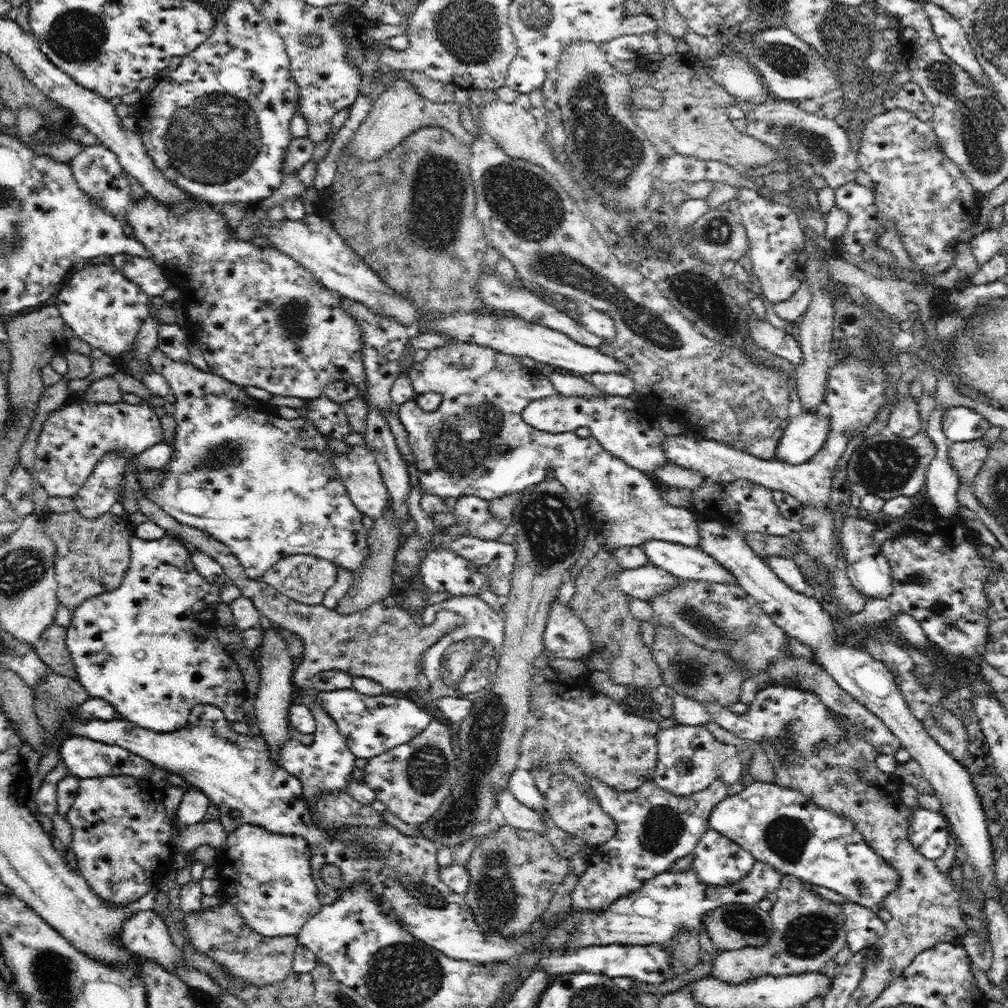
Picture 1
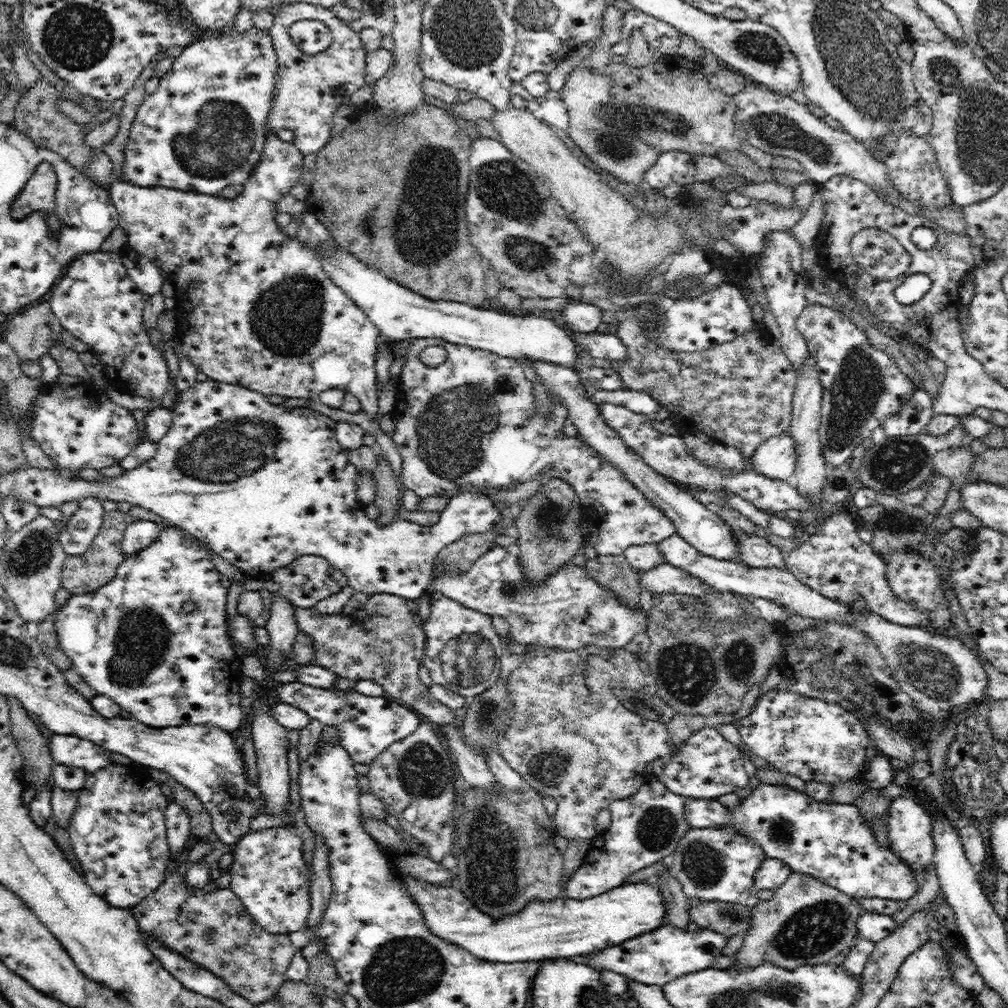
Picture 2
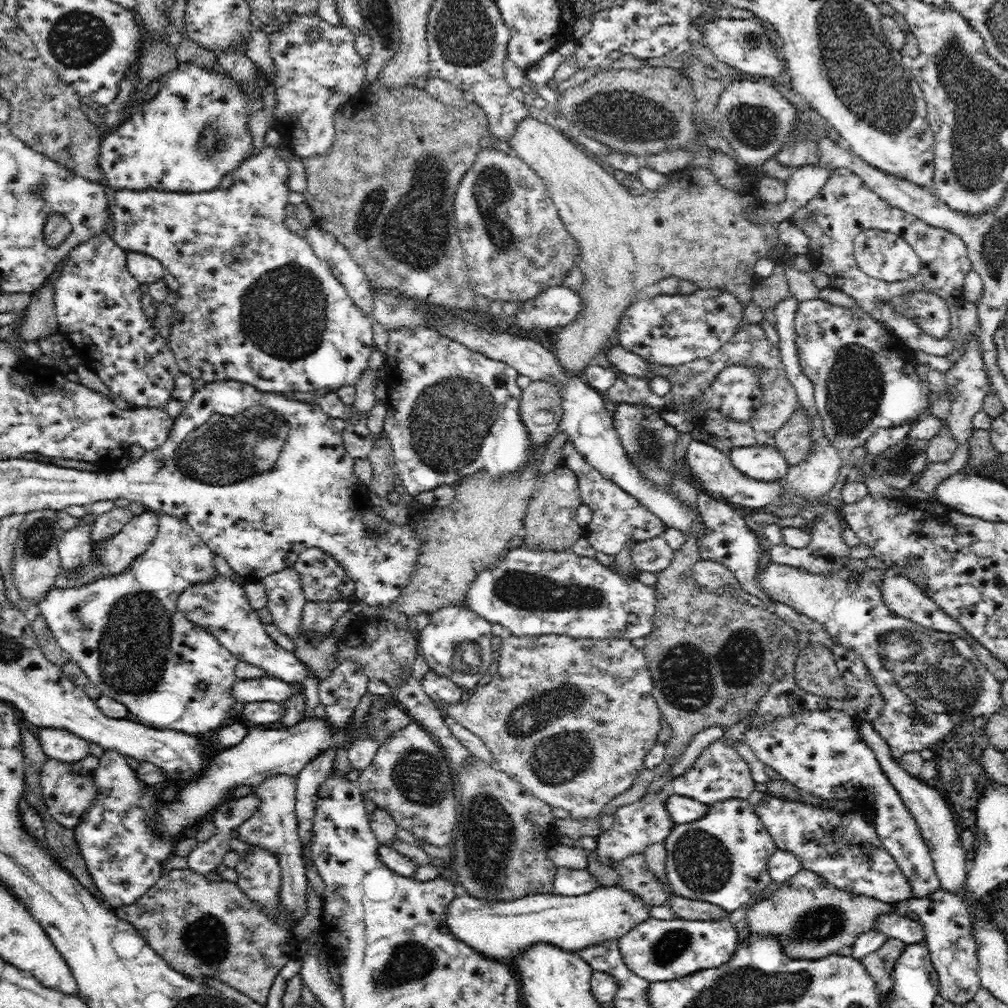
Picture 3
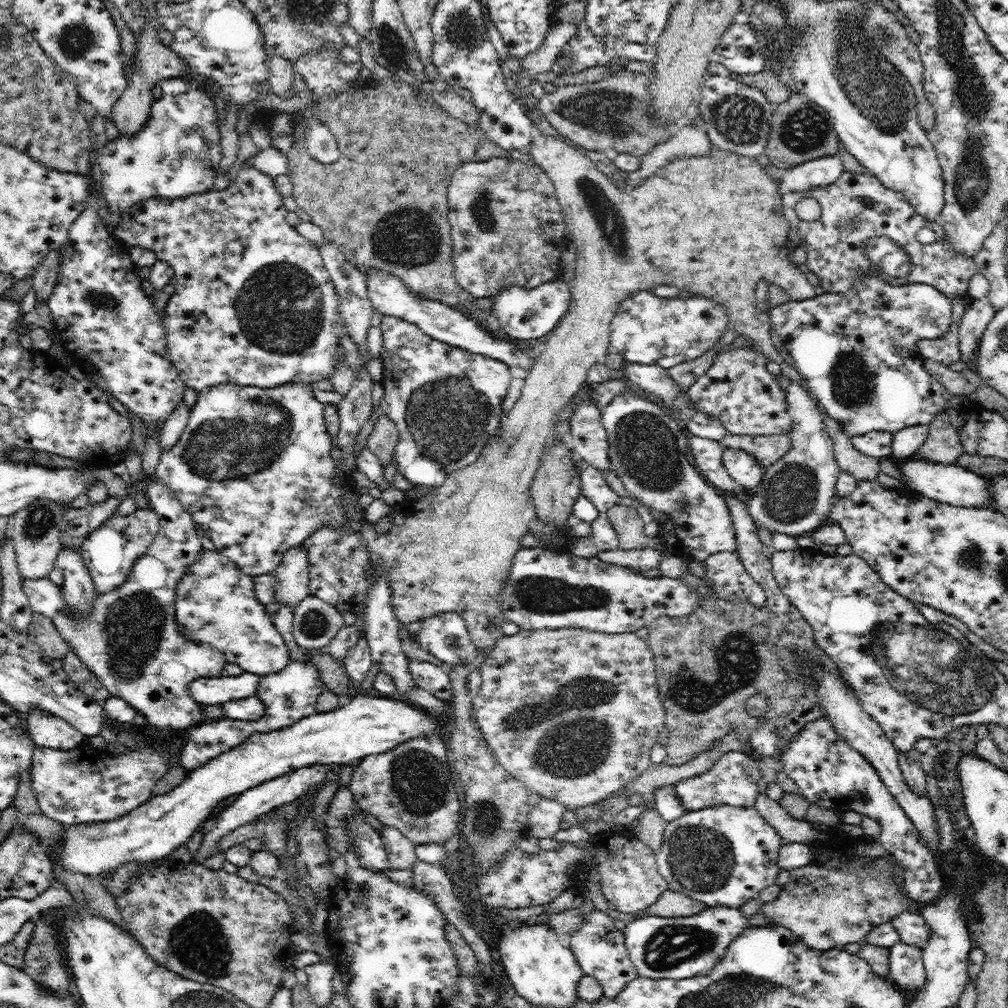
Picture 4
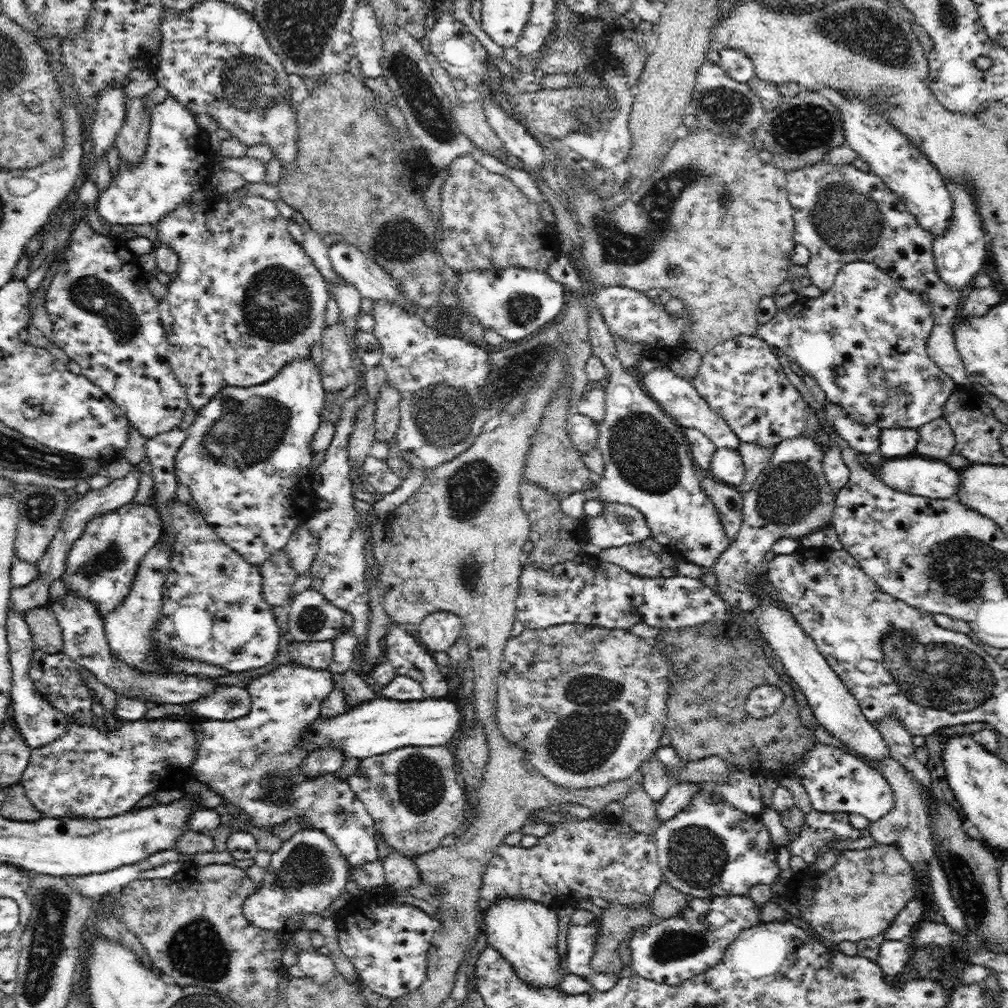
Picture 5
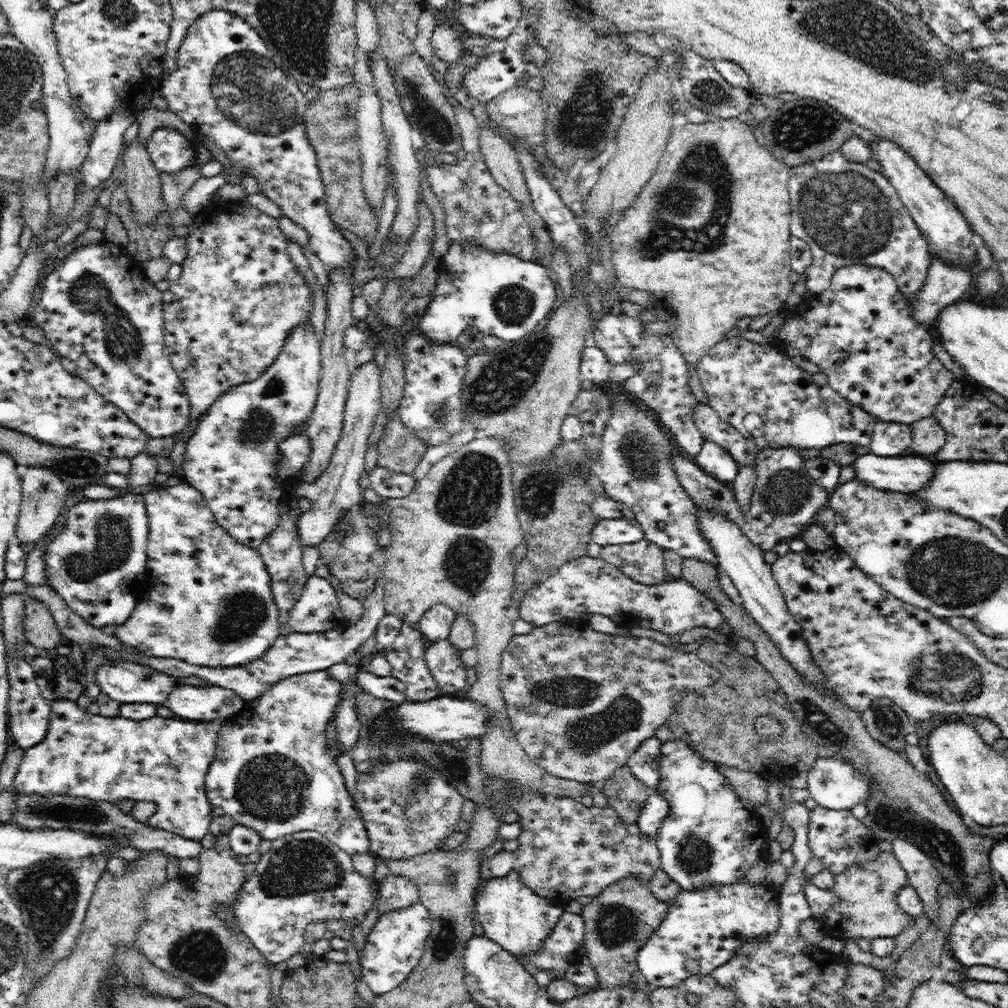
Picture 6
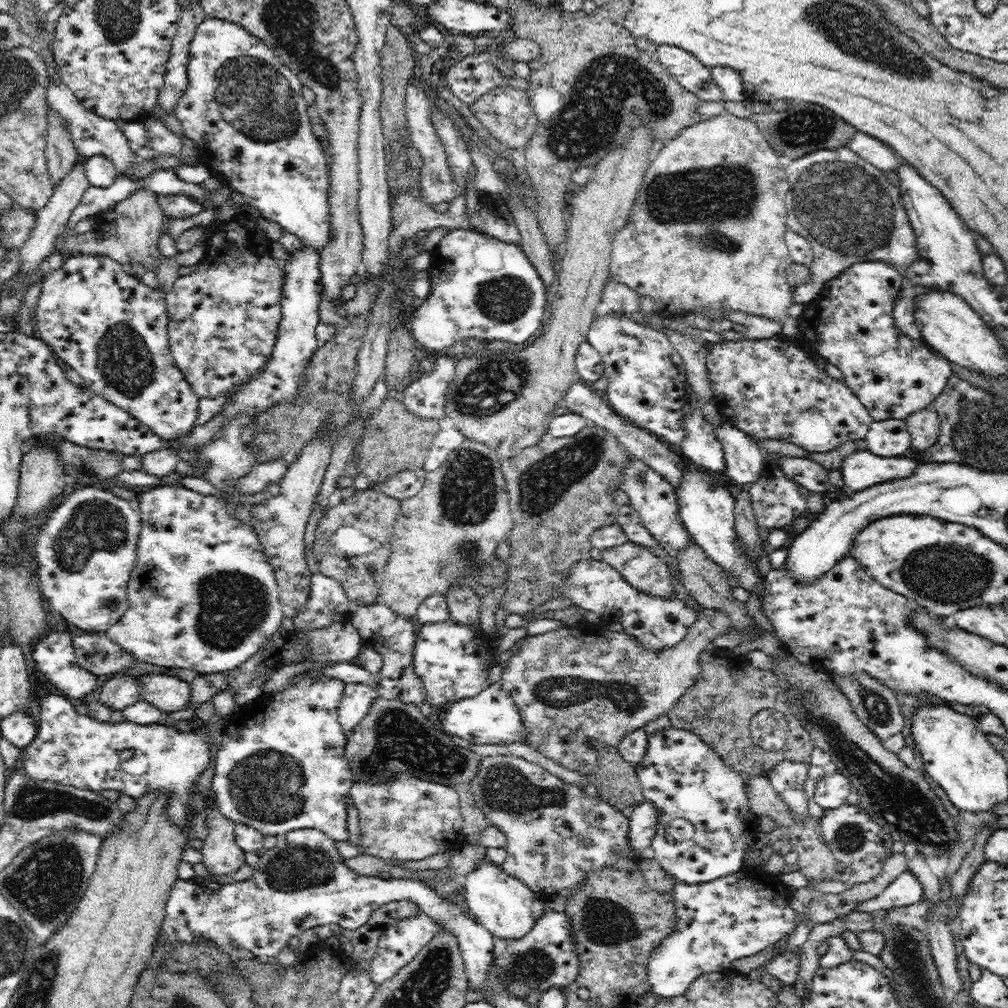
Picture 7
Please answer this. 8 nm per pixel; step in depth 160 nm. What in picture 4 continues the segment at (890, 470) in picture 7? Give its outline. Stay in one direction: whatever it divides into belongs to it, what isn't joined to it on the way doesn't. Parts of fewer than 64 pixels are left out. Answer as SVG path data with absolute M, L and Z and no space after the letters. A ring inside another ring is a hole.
M911 457L909 461L898 468L901 470L903 480L905 480L902 481L905 488L914 489L932 500L952 506L975 506L976 508L990 508L990 504L992 504L992 493L990 493L988 480L956 463L946 465L928 461L921 457Z

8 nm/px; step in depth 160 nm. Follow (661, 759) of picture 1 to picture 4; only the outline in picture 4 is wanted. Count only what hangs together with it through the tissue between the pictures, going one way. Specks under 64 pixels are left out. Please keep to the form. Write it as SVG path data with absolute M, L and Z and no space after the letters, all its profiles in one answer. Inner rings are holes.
M731 751L722 755L715 766L708 770L708 773L678 782L675 785L675 792L680 804L684 804L684 807L690 811L728 805L754 807L759 796L758 782L760 778L762 776L759 762L751 753Z

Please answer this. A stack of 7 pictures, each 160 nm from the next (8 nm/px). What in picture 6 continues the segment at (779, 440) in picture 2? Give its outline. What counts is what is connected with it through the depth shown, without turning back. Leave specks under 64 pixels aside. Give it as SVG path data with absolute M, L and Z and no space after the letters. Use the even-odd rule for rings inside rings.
M704 440L694 461L708 474L723 482L733 482L740 467L724 447L708 440Z

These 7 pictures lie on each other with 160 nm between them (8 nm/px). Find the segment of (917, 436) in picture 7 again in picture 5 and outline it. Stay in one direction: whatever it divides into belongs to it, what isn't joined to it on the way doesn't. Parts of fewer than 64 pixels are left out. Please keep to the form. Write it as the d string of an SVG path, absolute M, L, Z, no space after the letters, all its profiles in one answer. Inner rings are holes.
M943 417L919 426L917 431L919 438L914 448L915 455L944 461L944 458L953 453L955 436Z

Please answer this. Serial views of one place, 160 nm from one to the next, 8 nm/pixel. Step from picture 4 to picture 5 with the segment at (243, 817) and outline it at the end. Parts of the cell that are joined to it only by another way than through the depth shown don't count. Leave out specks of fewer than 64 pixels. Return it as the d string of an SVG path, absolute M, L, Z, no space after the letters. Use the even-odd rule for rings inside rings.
M326 746L326 749L319 749L306 755L300 773L302 777L310 777L310 779L316 779L323 774L339 773L345 760L346 755L340 749Z

